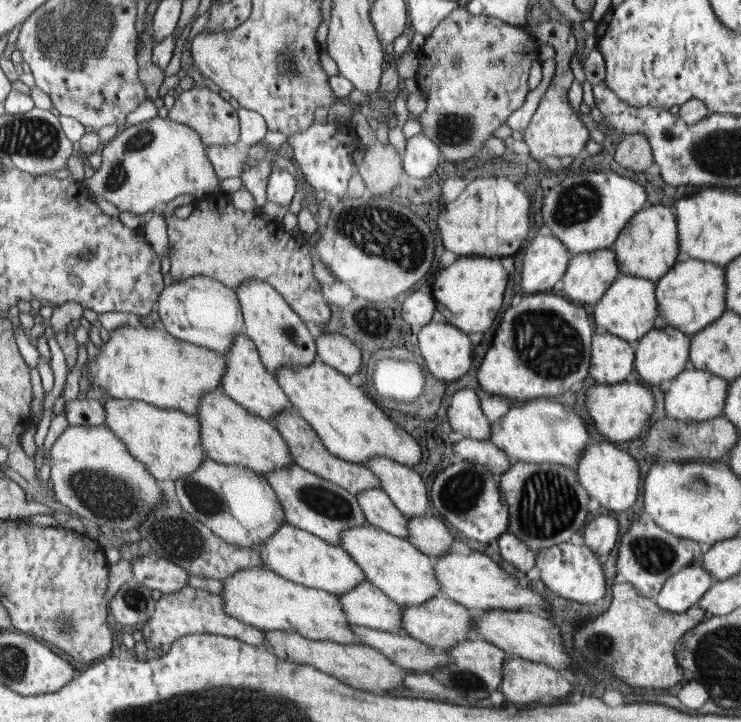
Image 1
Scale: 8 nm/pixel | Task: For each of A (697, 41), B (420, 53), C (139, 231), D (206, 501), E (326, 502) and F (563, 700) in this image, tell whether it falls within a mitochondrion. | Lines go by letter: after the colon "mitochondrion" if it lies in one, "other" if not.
A: other
B: other
C: other
D: mitochondrion
E: mitochondrion
F: other

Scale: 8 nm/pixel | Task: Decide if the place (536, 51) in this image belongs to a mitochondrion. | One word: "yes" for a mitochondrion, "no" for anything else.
no

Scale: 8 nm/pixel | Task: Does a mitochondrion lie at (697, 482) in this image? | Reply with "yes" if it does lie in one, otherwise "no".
yes

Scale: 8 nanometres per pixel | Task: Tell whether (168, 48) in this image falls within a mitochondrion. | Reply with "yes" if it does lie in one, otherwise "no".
no

